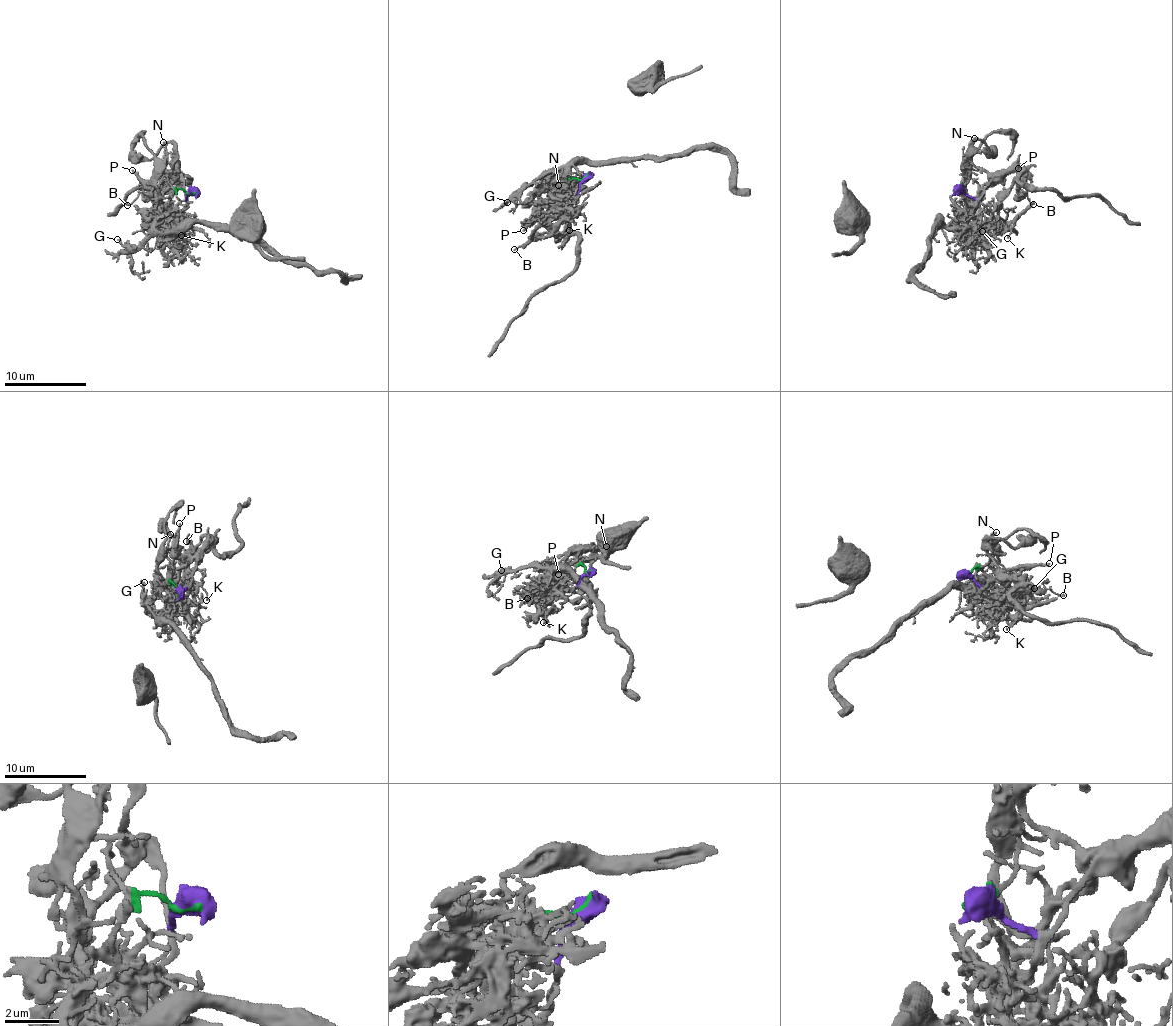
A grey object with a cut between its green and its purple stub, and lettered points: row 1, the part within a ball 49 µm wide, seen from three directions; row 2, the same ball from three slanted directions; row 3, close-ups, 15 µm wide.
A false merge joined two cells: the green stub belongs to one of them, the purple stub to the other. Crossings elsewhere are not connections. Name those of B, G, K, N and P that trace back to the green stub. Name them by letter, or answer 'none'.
G, K

